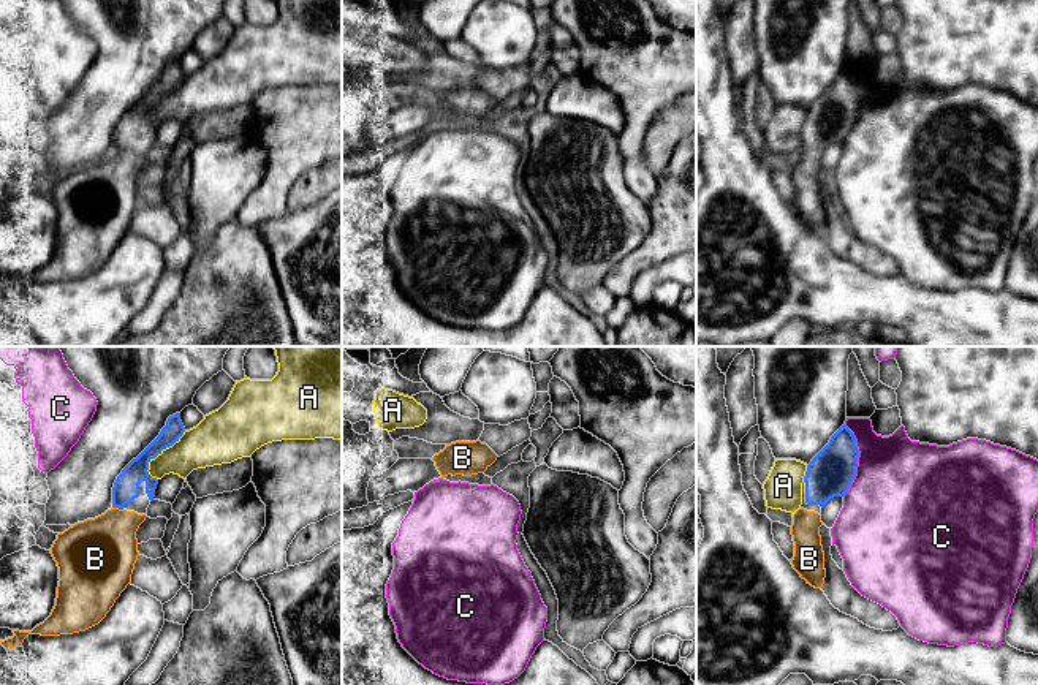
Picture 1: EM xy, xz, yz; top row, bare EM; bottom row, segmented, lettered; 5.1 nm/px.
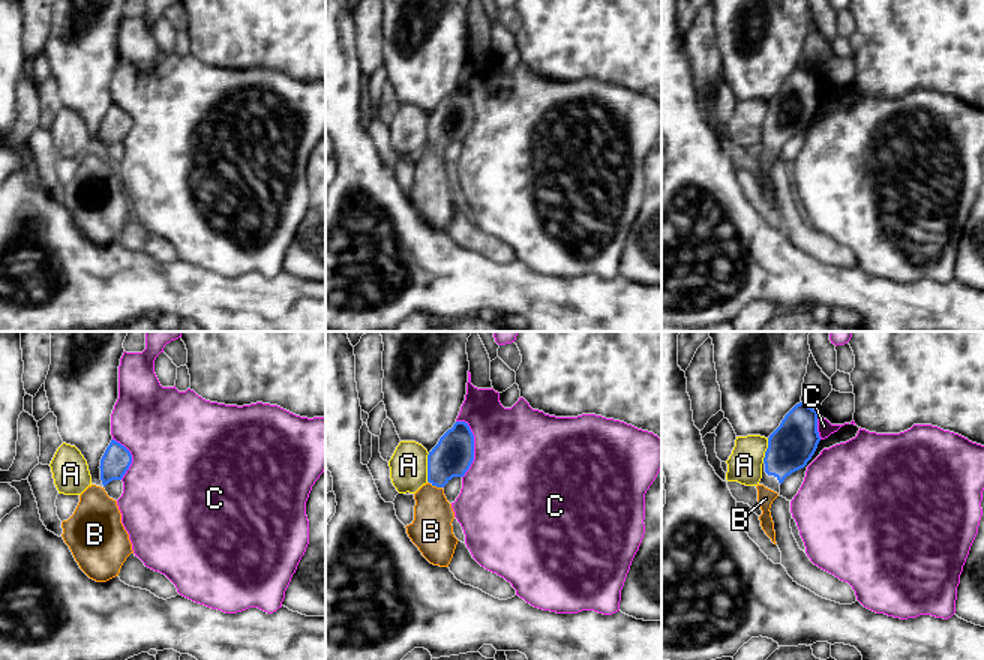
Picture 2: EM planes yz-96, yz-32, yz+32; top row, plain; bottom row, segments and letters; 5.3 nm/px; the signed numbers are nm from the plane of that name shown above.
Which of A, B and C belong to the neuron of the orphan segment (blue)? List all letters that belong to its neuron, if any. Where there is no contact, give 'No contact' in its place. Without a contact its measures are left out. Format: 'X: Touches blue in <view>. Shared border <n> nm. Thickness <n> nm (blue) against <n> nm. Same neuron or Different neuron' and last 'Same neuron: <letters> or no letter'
A: Touches blue in xy. Shared border 300 nm. Thickness 130 nm (blue) against 220 nm. Different neuron
B: Touches blue in xy. Shared border 60 nm. Thickness 130 nm (blue) against 360 nm. Same neuron
C: Touches blue in yz. Shared border 360 nm. Thickness 240 nm (blue) against 460 nm. Different neuron
Same neuron: B

